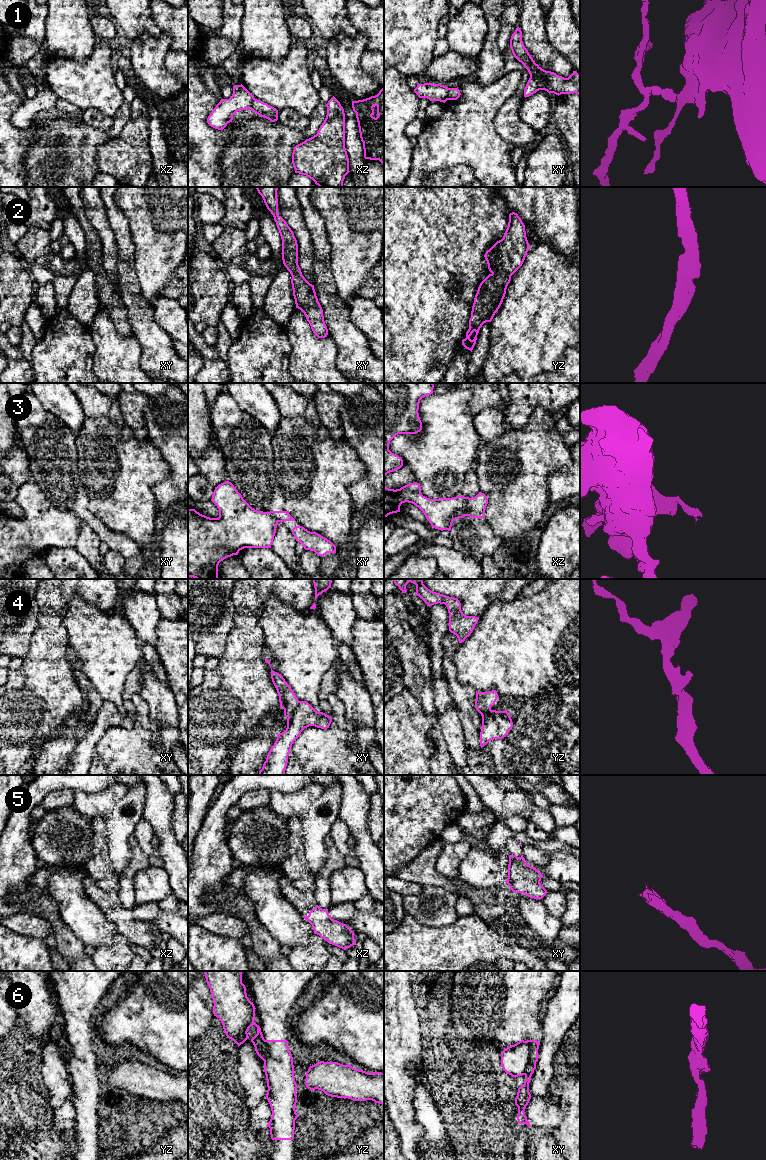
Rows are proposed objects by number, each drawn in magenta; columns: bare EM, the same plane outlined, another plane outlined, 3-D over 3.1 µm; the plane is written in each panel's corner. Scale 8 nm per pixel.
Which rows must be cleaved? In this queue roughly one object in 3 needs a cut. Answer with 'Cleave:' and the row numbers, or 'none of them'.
Cleave: 1, 3, 4, 6

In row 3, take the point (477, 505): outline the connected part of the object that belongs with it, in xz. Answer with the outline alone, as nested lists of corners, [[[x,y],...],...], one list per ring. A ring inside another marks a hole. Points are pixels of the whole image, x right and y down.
[[[479,492],[473,498],[464,497],[464,499],[470,509],[470,514],[469,514],[470,518],[485,517],[485,509],[488,504],[488,498],[484,493]]]

